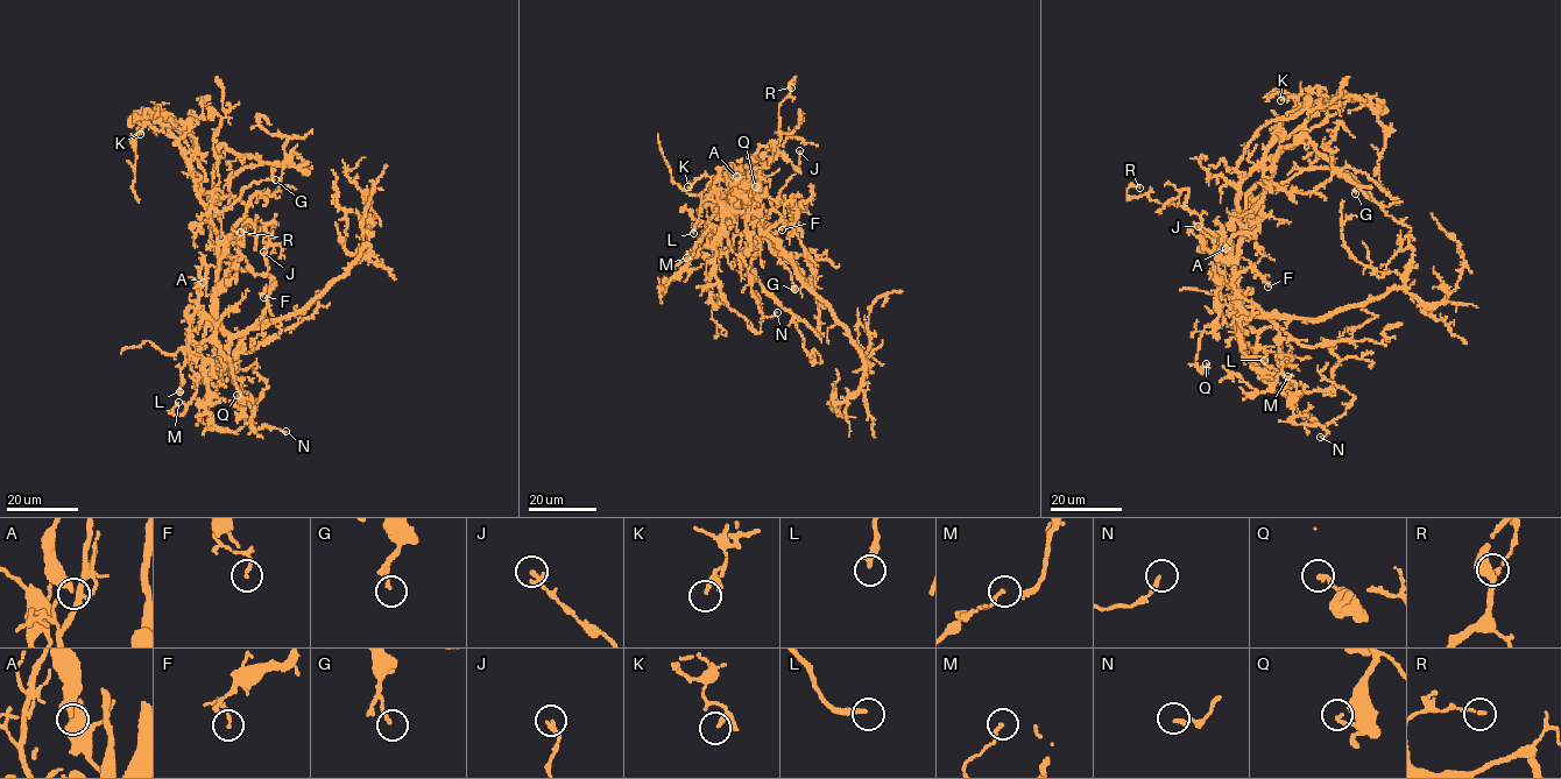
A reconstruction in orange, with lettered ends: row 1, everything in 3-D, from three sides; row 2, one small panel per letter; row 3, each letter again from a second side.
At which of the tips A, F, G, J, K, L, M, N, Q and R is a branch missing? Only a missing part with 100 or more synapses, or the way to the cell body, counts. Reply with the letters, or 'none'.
none

